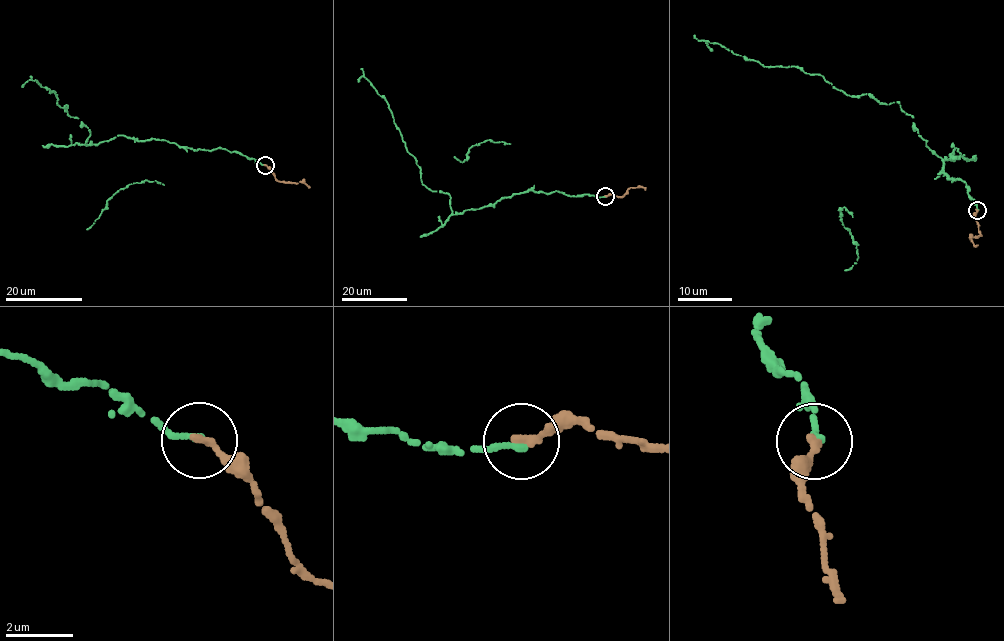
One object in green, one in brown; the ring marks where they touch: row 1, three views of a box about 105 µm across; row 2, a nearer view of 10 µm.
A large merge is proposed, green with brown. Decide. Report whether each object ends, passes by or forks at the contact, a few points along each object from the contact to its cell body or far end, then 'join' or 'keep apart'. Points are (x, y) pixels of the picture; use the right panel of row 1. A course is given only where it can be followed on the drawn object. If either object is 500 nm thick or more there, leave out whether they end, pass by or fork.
green ends; brown ends; course green (977, 209), (941, 171), (955, 150), (937, 156), (899, 103), (706, 41), (711, 50); course brown (976, 209), (980, 236), (969, 237), (972, 243), (978, 244); join

